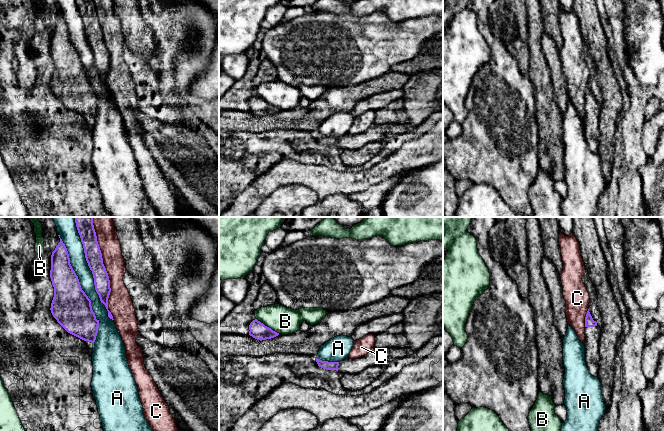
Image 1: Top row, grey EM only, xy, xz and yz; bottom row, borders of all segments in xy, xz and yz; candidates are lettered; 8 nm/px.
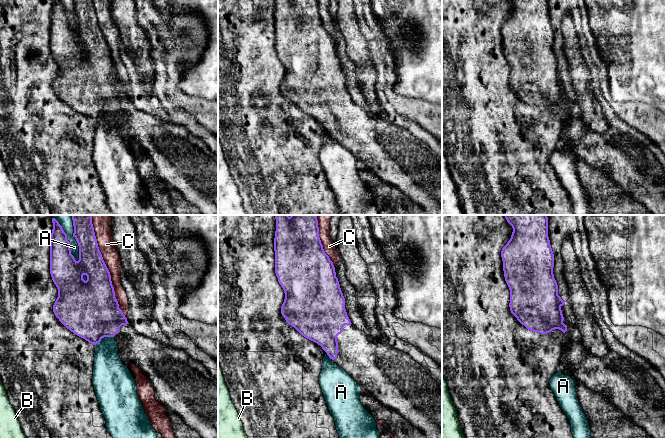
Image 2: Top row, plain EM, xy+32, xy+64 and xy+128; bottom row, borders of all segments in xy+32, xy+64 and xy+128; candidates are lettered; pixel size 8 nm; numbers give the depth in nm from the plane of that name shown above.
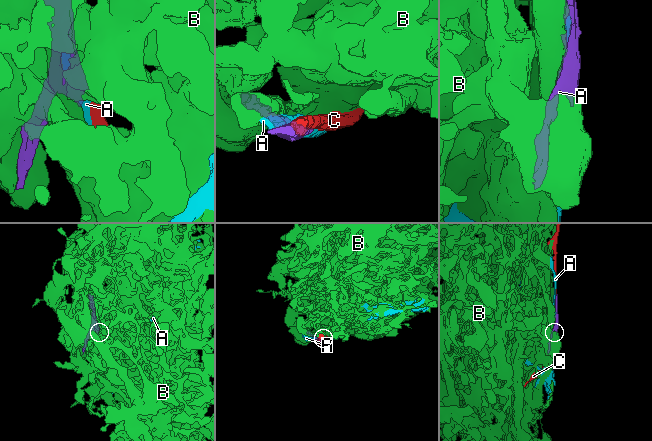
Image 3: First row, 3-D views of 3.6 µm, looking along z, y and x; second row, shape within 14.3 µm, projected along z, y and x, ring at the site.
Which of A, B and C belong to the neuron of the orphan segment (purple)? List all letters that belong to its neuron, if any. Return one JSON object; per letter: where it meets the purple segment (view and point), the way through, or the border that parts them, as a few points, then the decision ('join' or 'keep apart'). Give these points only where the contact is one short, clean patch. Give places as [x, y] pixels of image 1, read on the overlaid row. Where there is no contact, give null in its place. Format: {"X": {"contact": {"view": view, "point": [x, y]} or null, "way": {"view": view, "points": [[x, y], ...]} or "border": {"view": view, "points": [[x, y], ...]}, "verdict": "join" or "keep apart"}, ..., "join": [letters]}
{"A": {"contact": {"view": "xy", "point": [81, 289]}, "verdict": "keep apart"}, "B": {"contact": {"view": "xz", "point": [268, 327]}, "verdict": "keep apart"}, "C": {"contact": {"view": "xy", "point": [105, 268]}, "verdict": "keep apart"}, "join": []}

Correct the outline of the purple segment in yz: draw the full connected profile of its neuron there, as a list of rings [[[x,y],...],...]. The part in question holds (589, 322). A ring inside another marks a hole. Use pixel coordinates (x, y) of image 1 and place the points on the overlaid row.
[[[589,309],[585,317],[585,362],[589,373],[598,377],[599,373],[599,340],[601,338],[601,329],[597,325],[597,322],[593,320]]]

